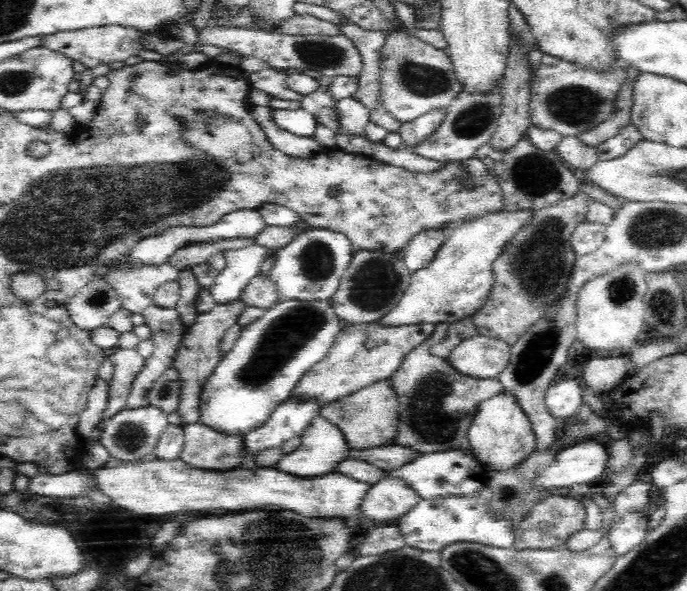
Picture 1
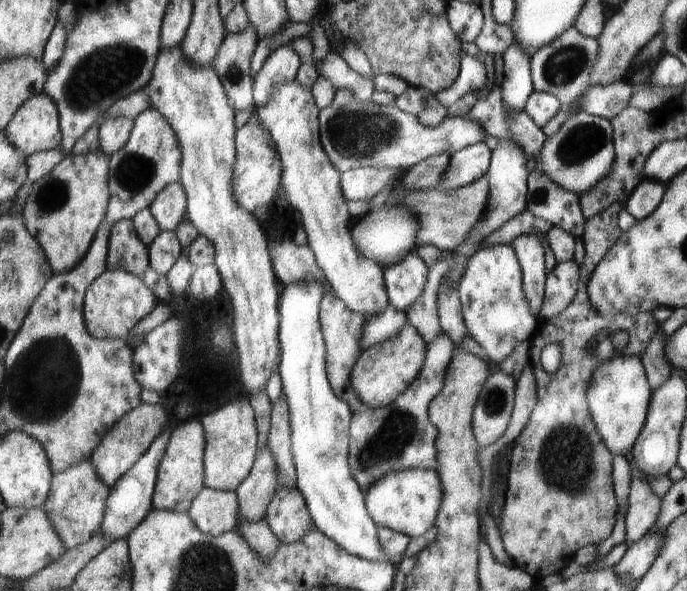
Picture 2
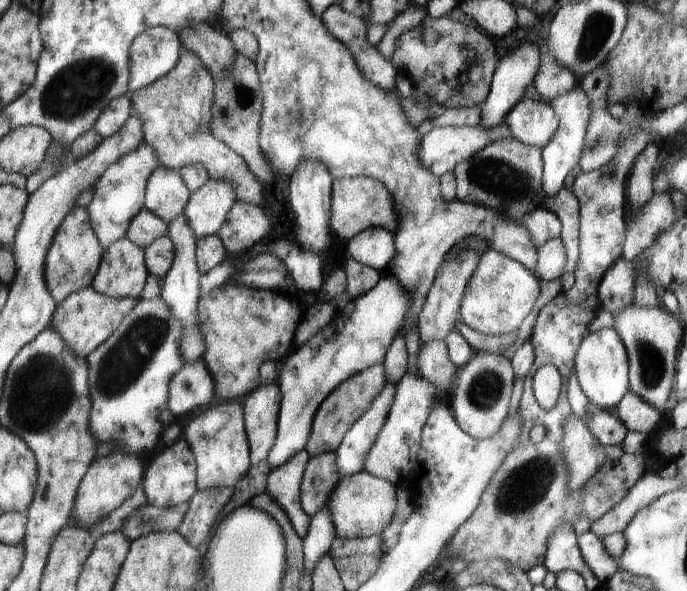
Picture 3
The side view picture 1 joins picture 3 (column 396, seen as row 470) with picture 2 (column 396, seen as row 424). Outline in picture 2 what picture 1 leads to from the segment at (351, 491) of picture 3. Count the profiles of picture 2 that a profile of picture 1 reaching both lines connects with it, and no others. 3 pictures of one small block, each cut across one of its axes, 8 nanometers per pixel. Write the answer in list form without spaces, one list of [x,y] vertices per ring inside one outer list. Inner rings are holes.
[[[405,469],[391,471],[378,478],[364,495],[367,510],[378,527],[387,527],[410,537],[420,537],[436,525],[445,491],[437,470]]]

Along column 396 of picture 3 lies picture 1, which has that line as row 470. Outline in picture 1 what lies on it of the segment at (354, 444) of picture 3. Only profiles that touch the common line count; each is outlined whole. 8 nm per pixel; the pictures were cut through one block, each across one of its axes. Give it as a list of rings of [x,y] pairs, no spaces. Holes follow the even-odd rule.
[[[398,443],[390,446],[374,446],[366,452],[358,452],[352,448],[352,454],[350,454],[350,458],[365,460],[387,472],[400,470],[406,464],[418,460],[420,456],[424,456],[424,453]]]

